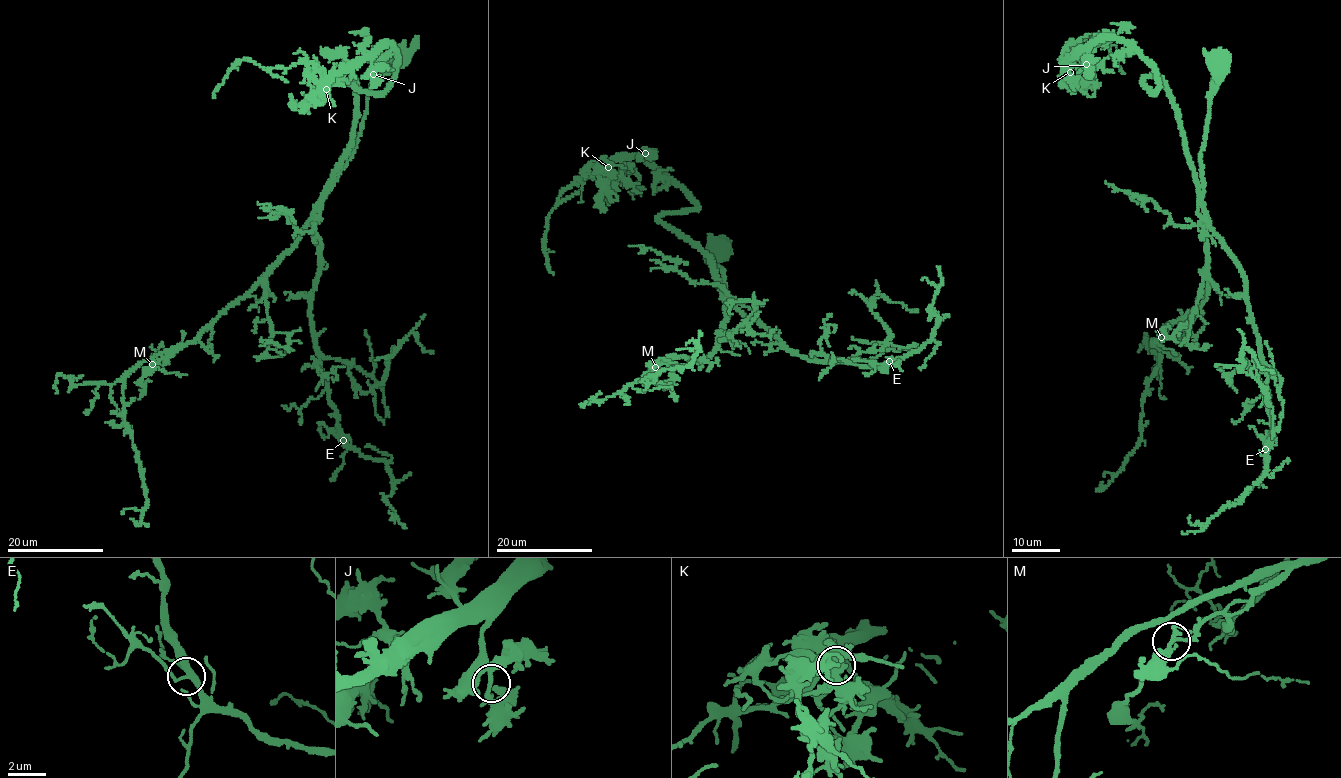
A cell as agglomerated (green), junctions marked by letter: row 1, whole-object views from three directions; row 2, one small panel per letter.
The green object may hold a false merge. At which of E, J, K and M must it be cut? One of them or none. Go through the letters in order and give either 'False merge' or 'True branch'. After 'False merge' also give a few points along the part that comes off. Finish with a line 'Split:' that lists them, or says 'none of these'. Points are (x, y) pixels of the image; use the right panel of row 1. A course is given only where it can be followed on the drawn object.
E: True branch
J: True branch
K: False merge. Course of the part to remove: (1070, 72), (1075, 50), (1071, 42), (1070, 46), (1079, 44), (1098, 35), (1104, 38), (1125, 74)
M: True branch
Split: K

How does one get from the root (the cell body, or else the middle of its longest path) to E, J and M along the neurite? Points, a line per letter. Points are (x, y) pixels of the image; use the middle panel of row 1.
E: (719, 251), (711, 265), (724, 270), (728, 304), (792, 351), (813, 360), (838, 358), (881, 368), (889, 361)
J: (719, 251), (711, 265), (724, 270), (724, 291), (710, 259), (659, 219), (696, 207), (638, 155), (645, 153)
M: (719, 251), (711, 265), (724, 271), (729, 315), (714, 350), (700, 361), (671, 356), (655, 367)

